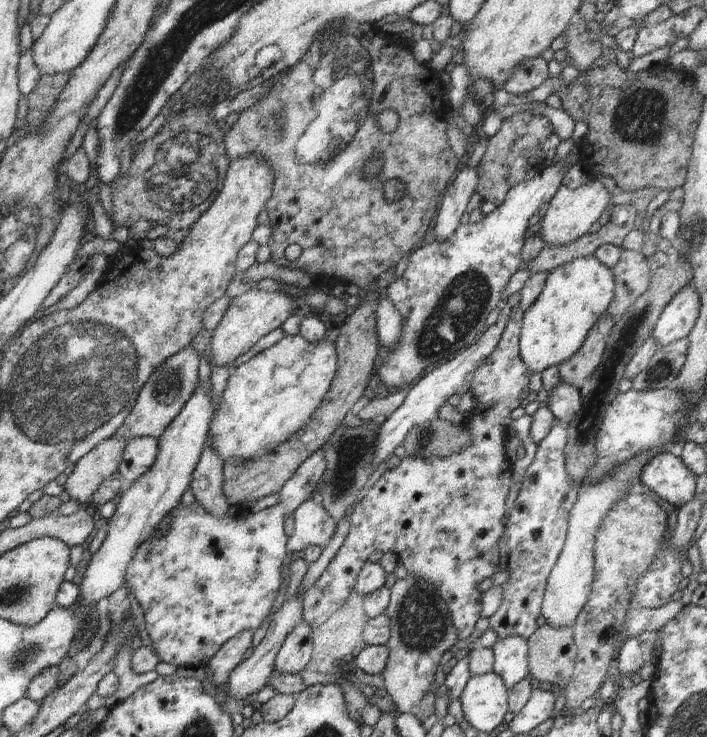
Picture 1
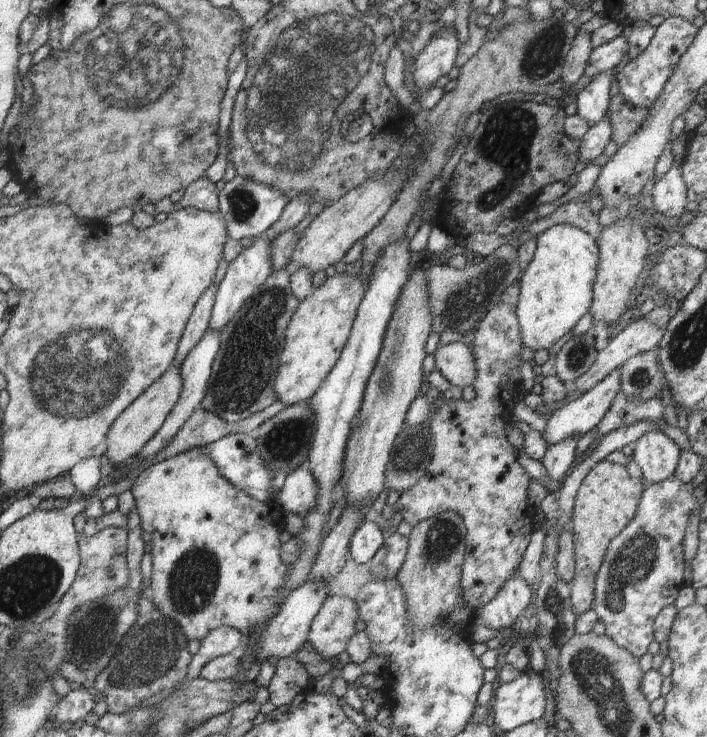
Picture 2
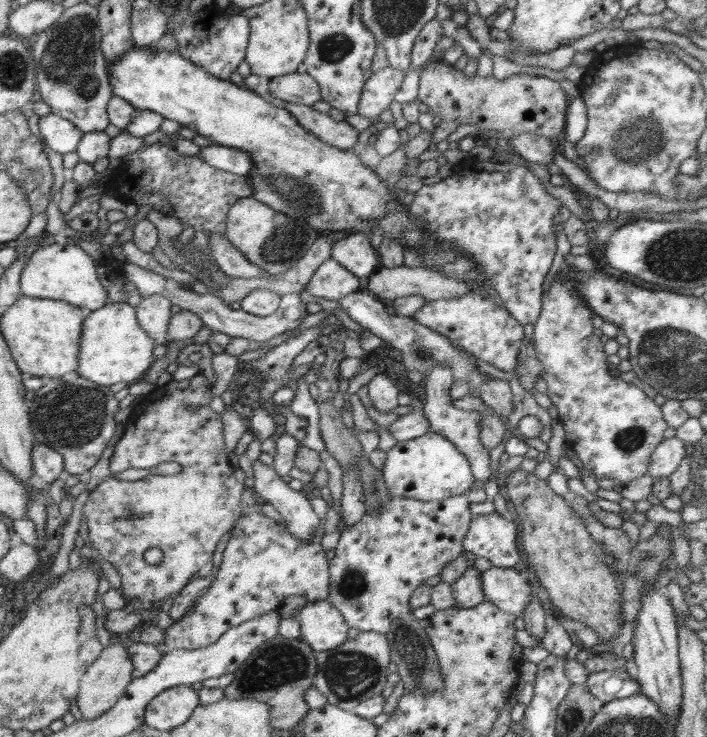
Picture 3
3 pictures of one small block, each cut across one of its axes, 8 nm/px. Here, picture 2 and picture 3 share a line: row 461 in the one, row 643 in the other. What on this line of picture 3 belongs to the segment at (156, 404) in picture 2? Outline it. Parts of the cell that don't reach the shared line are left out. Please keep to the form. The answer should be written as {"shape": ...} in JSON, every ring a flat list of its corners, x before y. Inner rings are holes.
{"shape":[[127,641,112,642,103,648,101,654,92,662,81,677,79,685,79,698,76,701,84,720,96,718,110,710,116,702,126,693,128,684,133,680,134,664,128,655]]}

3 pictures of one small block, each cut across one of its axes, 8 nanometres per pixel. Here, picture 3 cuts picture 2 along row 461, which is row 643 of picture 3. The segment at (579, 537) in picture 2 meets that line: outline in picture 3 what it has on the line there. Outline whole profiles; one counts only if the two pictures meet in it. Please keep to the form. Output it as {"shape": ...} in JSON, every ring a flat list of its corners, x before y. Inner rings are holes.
{"shape":[[519,468,508,472,506,490,523,523,522,548,527,554,528,564,546,588,552,604,566,619,584,621,599,635,600,645,607,646,622,626,619,619,624,600,603,560,602,545,592,539,584,517,570,507,565,497,552,491,548,479,537,478,534,471]]}

